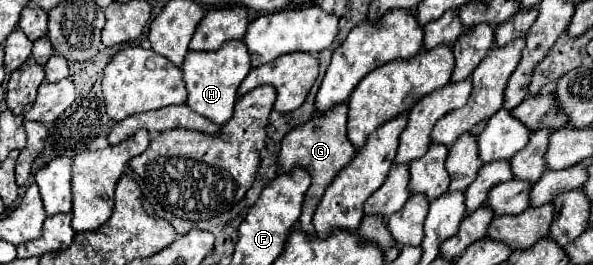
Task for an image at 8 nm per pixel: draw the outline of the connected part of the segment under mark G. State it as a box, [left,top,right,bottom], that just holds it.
[278,103,356,235]

